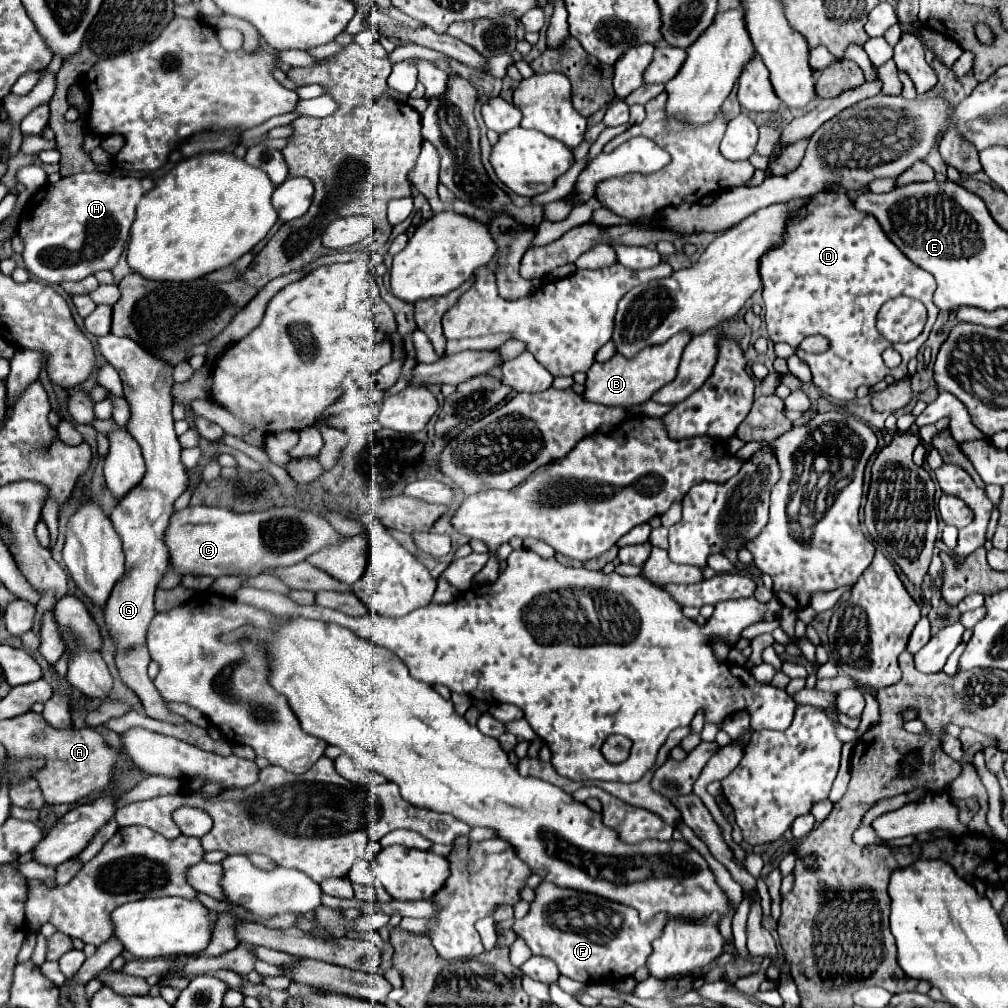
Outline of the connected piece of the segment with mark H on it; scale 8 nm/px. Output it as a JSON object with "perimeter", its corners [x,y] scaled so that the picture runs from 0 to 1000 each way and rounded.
{"perimeter":[[[79,171],[62,177],[56,183],[42,185],[24,204],[18,234],[24,240],[24,262],[26,268],[36,272],[46,282],[60,282],[63,278],[81,278],[97,268],[111,268],[125,244],[129,234],[129,224],[133,220],[133,210],[139,196],[153,187],[149,177],[113,177],[103,171]]]}

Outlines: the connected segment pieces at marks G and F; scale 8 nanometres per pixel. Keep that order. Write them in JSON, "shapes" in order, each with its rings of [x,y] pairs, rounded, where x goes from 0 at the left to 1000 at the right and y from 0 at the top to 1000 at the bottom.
{"shapes":[[[[113,331],[99,333],[97,345],[105,359],[109,359],[119,371],[123,395],[129,403],[129,417],[125,427],[137,437],[145,458],[143,474],[115,498],[109,510],[109,516],[123,540],[125,567],[115,577],[105,597],[105,619],[111,627],[111,633],[115,635],[115,643],[123,645],[129,641],[141,641],[145,637],[147,619],[155,609],[153,587],[161,571],[169,565],[169,546],[163,540],[163,530],[169,522],[169,512],[173,510],[173,498],[187,482],[187,468],[179,458],[181,444],[173,429],[171,415],[169,385],[173,381],[173,365],[153,353],[147,353],[147,349],[129,335],[119,335]]],[[[538,875],[532,881],[532,893],[526,897],[524,909],[510,915],[510,925],[522,933],[528,946],[550,952],[556,966],[567,972],[613,974],[629,968],[641,956],[647,946],[647,935],[657,927],[661,915],[661,905],[651,907],[645,915],[637,915],[633,905],[621,897]]]]}

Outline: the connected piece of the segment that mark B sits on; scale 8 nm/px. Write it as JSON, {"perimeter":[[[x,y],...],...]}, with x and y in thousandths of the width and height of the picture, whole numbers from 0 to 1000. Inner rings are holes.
{"perimeter":[[[677,327],[659,341],[649,341],[649,343],[637,345],[627,355],[621,355],[611,349],[603,359],[589,359],[587,365],[581,369],[583,375],[581,375],[579,395],[585,399],[591,399],[591,401],[617,403],[617,405],[625,405],[625,403],[645,397],[651,387],[655,387],[657,383],[661,383],[665,377],[671,375],[677,349],[685,337],[687,337],[687,331]]]}

